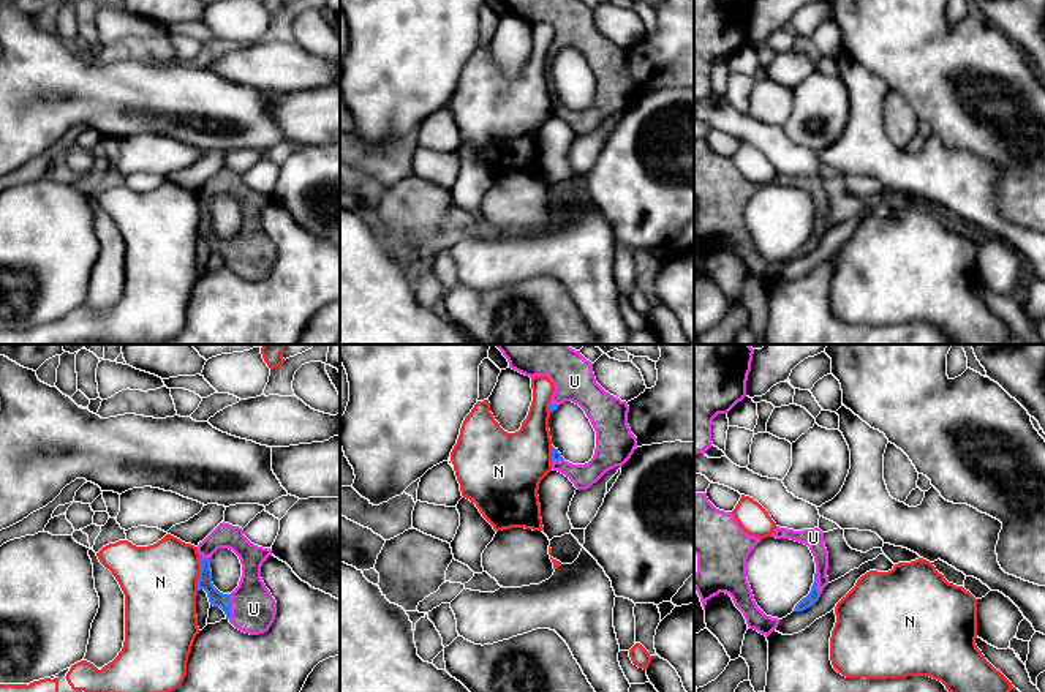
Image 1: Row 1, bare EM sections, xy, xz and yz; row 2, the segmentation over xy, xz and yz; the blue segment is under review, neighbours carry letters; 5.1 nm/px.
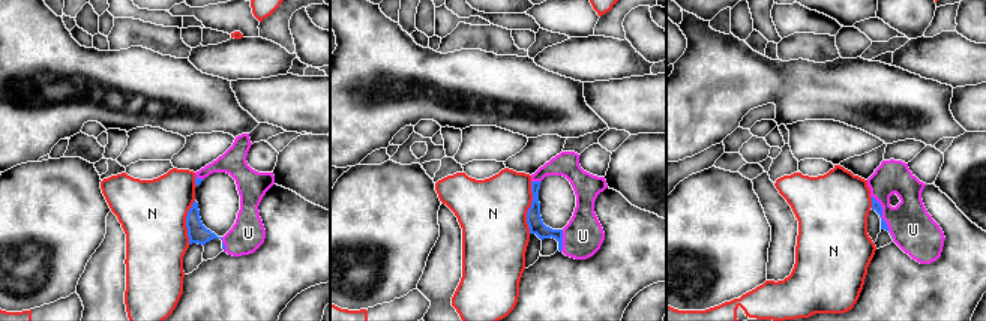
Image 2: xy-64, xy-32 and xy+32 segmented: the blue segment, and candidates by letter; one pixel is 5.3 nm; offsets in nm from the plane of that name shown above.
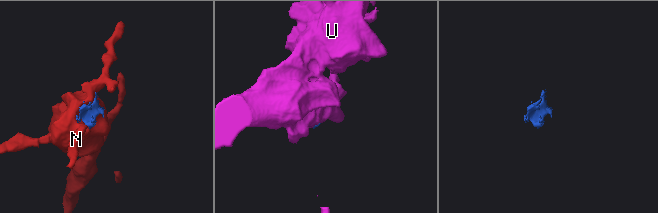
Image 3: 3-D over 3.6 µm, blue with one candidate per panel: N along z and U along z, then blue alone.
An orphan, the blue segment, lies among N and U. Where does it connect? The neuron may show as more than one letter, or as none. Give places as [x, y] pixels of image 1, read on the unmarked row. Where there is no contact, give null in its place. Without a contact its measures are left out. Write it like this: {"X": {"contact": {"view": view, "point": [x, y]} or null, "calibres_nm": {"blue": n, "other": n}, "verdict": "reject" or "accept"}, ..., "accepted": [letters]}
{"N": {"contact": {"view": "xy", "point": [199, 218]}, "calibres_nm": {"blue": 80, "other": 380}, "verdict": "reject"}, "U": {"contact": {"view": "xy", "point": [230, 253]}, "calibres_nm": {"blue": 80, "other": 240}, "verdict": "accept"}, "accepted": ["U"]}

